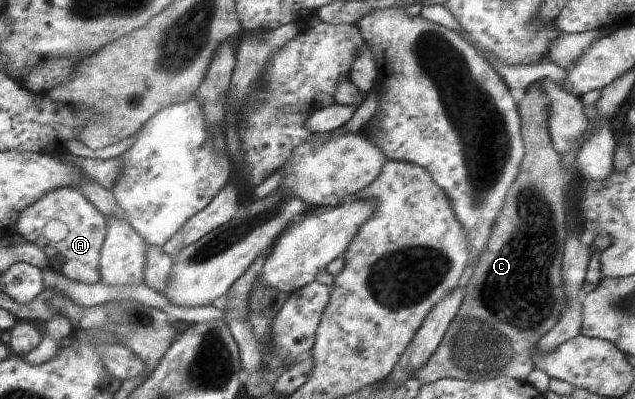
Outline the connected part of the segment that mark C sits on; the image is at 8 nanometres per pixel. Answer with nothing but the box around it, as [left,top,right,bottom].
[415,82,571,383]

